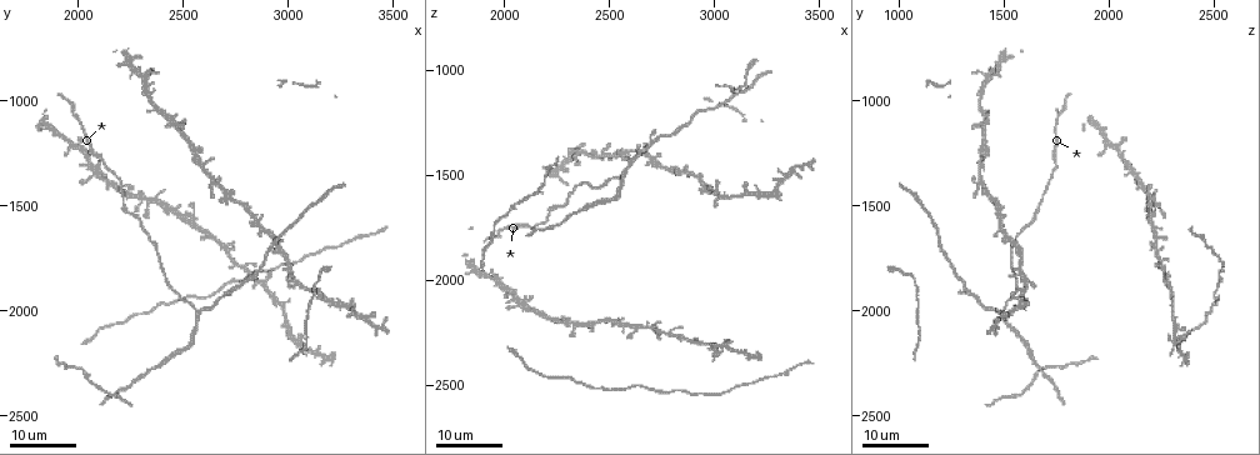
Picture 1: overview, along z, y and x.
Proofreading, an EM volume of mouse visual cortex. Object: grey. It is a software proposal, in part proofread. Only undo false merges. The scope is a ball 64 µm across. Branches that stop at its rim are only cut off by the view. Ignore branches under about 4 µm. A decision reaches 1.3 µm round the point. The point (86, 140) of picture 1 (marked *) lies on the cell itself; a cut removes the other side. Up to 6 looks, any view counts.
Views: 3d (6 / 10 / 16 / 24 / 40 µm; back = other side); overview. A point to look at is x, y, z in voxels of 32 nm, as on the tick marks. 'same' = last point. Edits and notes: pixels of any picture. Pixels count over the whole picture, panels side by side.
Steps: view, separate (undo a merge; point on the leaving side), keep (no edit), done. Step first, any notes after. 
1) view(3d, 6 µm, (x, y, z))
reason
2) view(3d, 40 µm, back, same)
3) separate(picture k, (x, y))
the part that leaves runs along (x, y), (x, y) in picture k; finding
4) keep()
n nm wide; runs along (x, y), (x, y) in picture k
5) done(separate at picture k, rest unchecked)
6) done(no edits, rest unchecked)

view(3d, 24 µm, (2890, 1620, 1500))
three-way junction

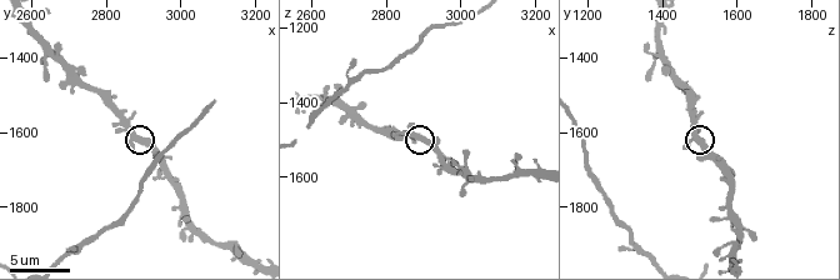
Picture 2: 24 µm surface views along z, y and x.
view(3d, 10 µm, (2890, 1610, 1490))
closer look

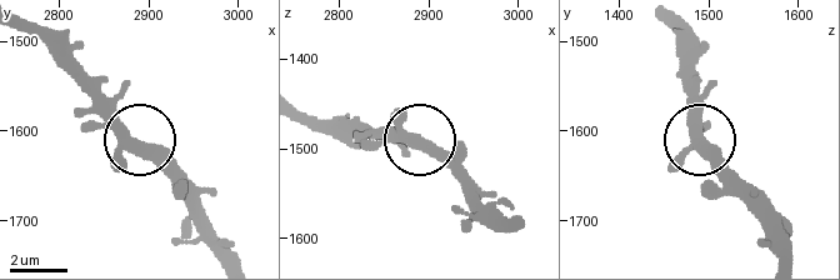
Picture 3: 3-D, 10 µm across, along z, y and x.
view(3d, 6 µm, (2885, 1615, 1490))

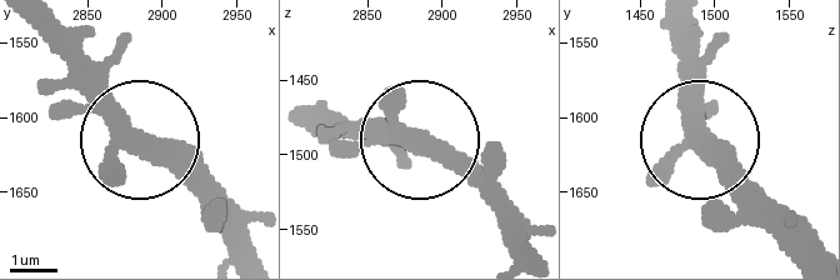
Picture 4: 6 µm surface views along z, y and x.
keep()
3 arms; all the same cell

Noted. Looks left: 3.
view(3d, 24 µm, (2580, 2010, 1500))
two arms in line, one across

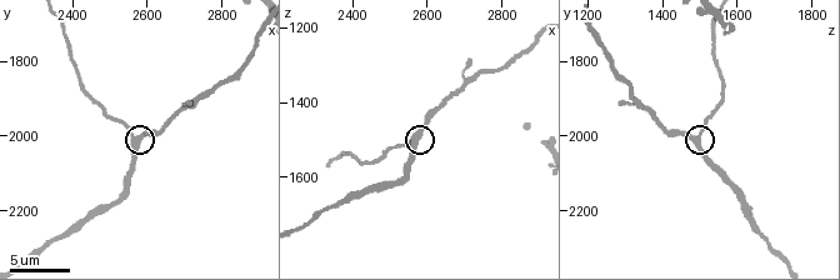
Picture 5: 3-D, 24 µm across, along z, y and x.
view(3d, 10 µm, (2570, 2020, 1490))

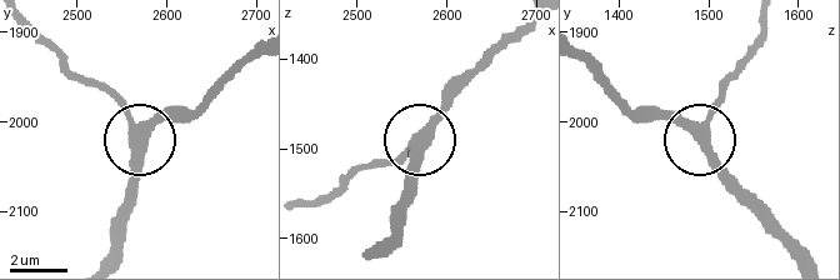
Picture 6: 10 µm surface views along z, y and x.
keep()
370 nm wide; runs along (30, 26), (128, 120), (138, 149), (138, 196) in picture 6; one cell here

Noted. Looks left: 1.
view(3d, 10 µm, (2600, 1300, 1380))
looks like a crossing

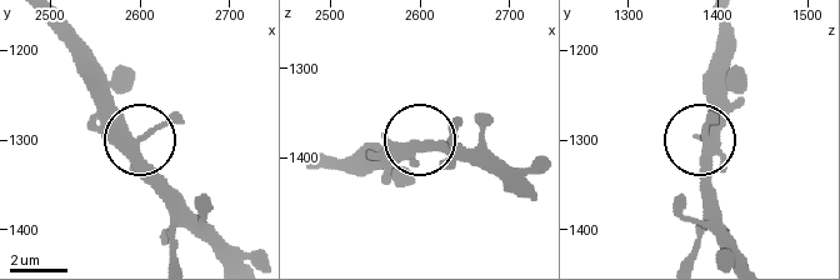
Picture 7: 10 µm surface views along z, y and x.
keep()
4 arms; continuous, no second cell

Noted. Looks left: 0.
done(no edits, rest unchecked)

